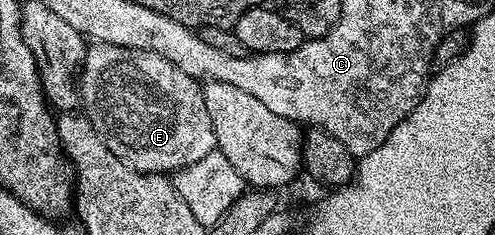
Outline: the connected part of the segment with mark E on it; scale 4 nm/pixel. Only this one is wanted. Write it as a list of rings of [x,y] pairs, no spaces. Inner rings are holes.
[[[105,42],[89,45],[84,68],[80,71],[80,96],[83,113],[104,138],[104,143],[112,149],[114,156],[140,174],[168,176],[171,170],[180,172],[189,166],[203,163],[203,158],[217,149],[201,83],[186,76],[182,68],[170,64],[154,52],[122,48]]]

